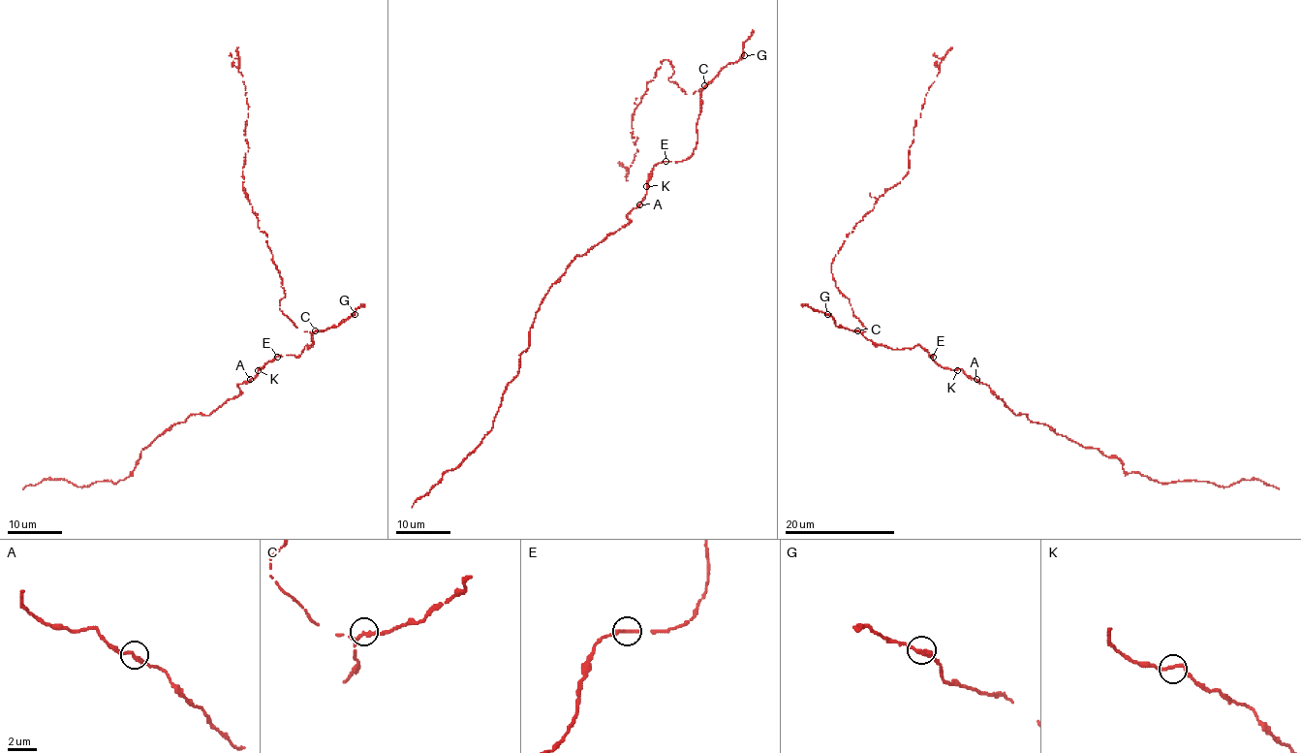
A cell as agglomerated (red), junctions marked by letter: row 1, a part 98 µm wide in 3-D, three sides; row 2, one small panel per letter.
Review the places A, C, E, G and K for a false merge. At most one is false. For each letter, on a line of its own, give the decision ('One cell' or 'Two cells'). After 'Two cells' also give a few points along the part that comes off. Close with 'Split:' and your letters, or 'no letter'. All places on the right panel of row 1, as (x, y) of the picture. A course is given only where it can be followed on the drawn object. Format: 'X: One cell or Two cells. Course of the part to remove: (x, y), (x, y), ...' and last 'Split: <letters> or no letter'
A: One cell
C: One cell
E: One cell
G: One cell
K: One cell
Split: no letter

